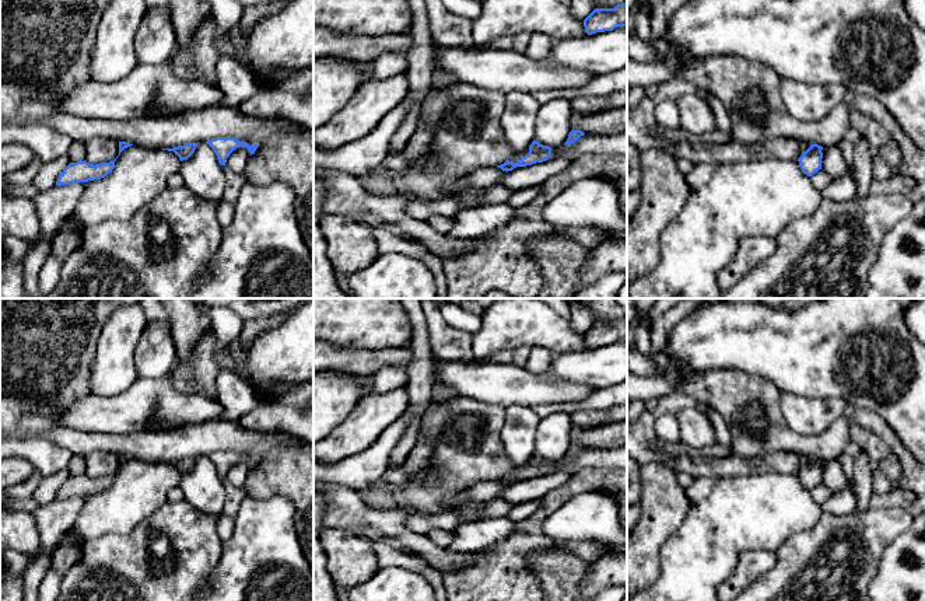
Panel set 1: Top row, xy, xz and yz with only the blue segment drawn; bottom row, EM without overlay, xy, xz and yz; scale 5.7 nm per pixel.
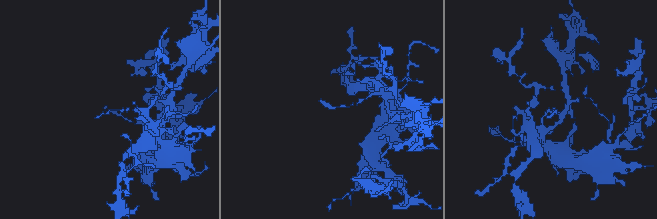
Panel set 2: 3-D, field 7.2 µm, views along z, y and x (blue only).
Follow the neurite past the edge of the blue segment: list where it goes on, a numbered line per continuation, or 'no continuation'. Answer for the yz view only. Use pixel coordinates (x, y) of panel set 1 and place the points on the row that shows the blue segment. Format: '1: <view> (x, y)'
no continuation

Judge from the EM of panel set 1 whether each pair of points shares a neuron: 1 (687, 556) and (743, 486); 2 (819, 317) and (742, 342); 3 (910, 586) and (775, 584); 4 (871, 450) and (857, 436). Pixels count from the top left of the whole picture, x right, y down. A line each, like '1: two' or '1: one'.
1: one
2: one
3: two
4: one

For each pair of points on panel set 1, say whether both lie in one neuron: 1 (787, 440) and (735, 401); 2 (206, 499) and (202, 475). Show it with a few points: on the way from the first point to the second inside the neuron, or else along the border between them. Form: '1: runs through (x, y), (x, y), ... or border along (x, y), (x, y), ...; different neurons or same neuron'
1: runs through (771, 423), (767, 405), (759, 397), (752, 399); same neuron
2: runs through (206, 493), (202, 481); same neuron

